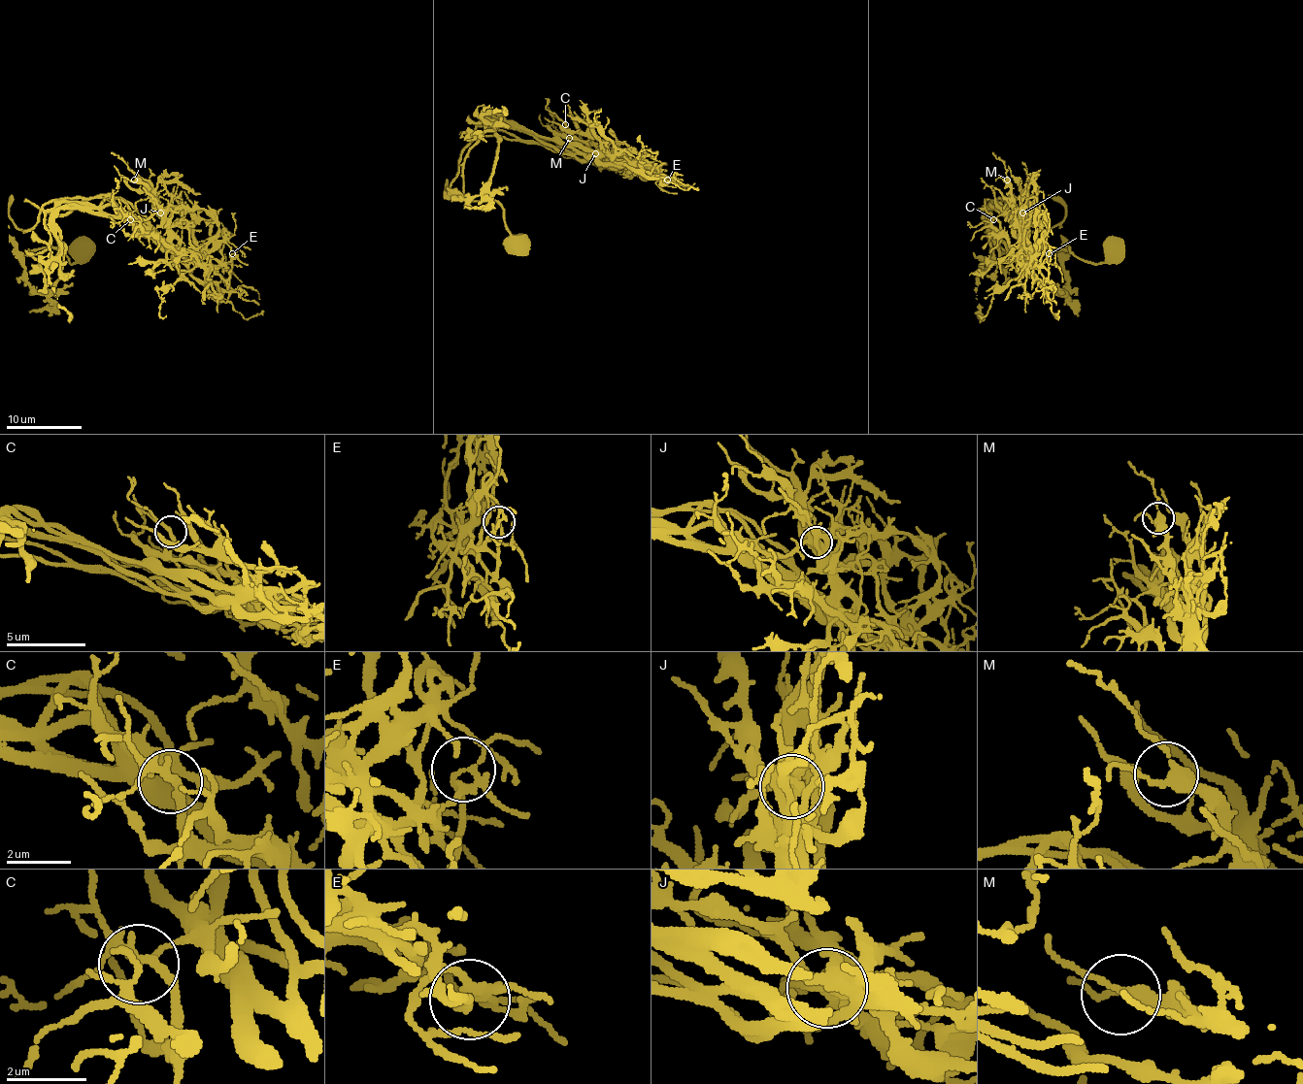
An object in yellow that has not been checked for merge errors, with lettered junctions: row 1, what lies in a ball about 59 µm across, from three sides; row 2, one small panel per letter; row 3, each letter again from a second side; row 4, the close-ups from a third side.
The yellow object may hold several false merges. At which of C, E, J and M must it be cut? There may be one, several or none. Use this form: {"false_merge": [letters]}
{"false_merge": ["E", "J"]}

